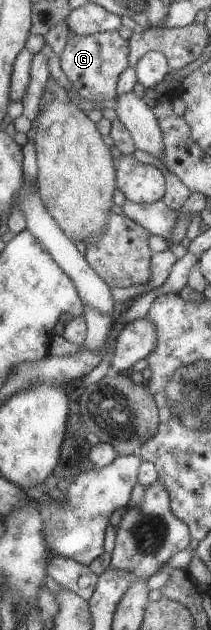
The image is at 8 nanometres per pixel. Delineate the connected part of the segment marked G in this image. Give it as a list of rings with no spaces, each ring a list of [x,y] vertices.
[[[117,30],[75,35],[68,31],[67,43],[59,55],[60,67],[74,87],[78,98],[91,103],[116,98],[115,87],[119,75],[128,67],[127,40],[121,39]]]

